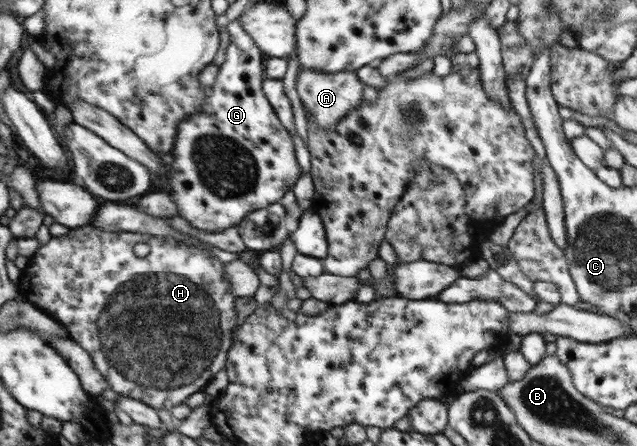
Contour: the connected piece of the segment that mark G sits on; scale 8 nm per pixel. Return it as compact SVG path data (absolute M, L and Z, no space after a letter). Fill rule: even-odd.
M240 19L230 21L227 30L230 44L226 48L225 62L219 67L214 84L208 88L202 110L182 122L177 148L172 153L174 163L169 166L167 173L168 186L172 190L170 195L182 208L182 216L208 232L236 227L252 211L280 202L282 196L293 189L300 174L292 140L288 138L286 128L262 92L264 70L260 64L262 54L258 50L259 46L242 27Z

